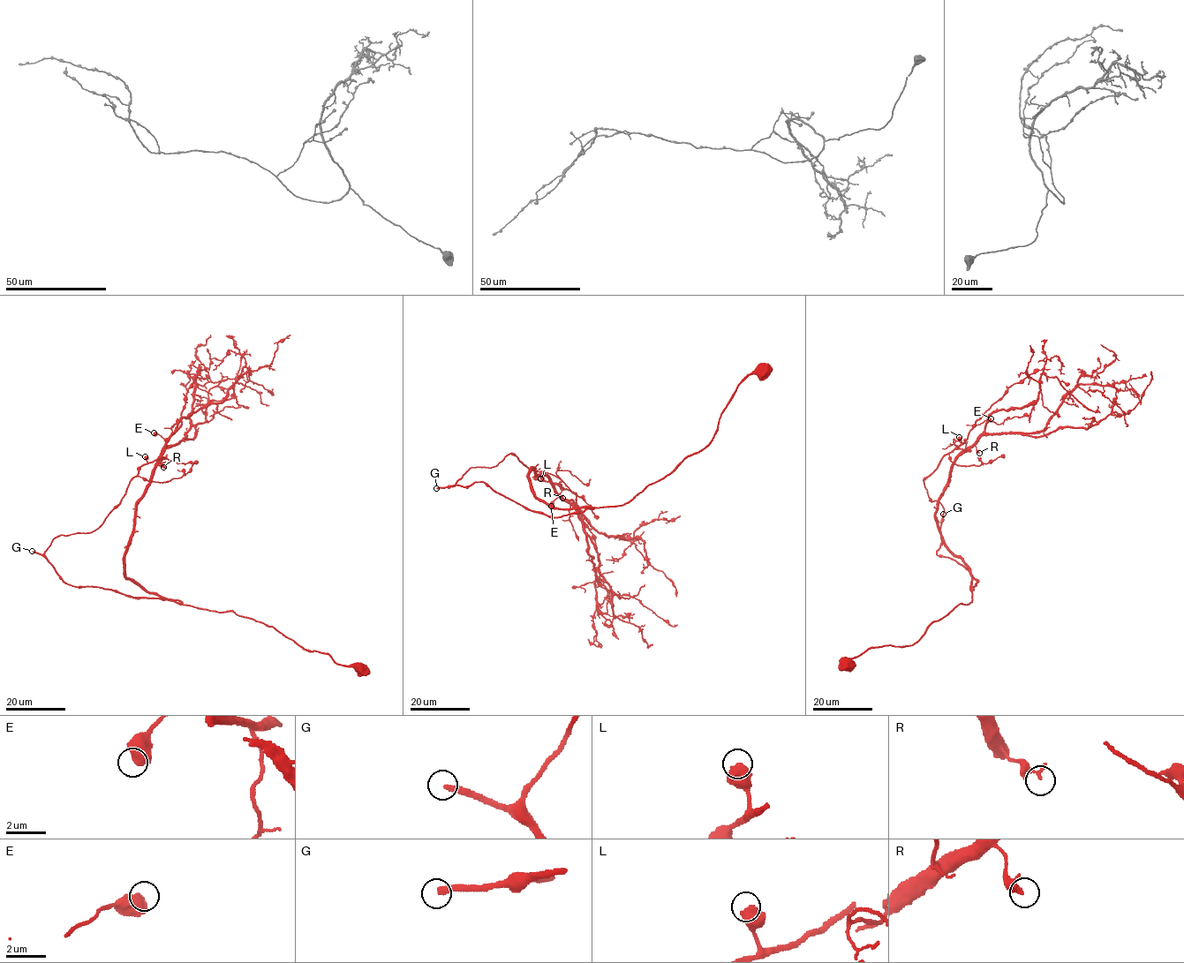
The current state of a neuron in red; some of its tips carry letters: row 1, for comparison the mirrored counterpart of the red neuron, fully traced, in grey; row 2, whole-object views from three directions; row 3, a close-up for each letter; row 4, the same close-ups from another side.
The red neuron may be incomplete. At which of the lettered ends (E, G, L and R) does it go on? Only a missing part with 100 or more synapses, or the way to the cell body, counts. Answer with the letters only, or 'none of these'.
G

